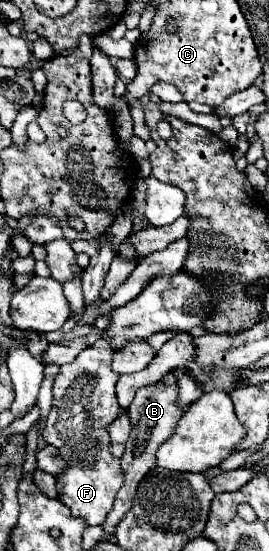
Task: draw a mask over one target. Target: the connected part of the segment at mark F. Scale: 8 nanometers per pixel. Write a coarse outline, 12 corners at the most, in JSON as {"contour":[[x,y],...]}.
{"contour":[[110,340],[60,366],[44,440],[58,500],[104,524],[124,484]]}

